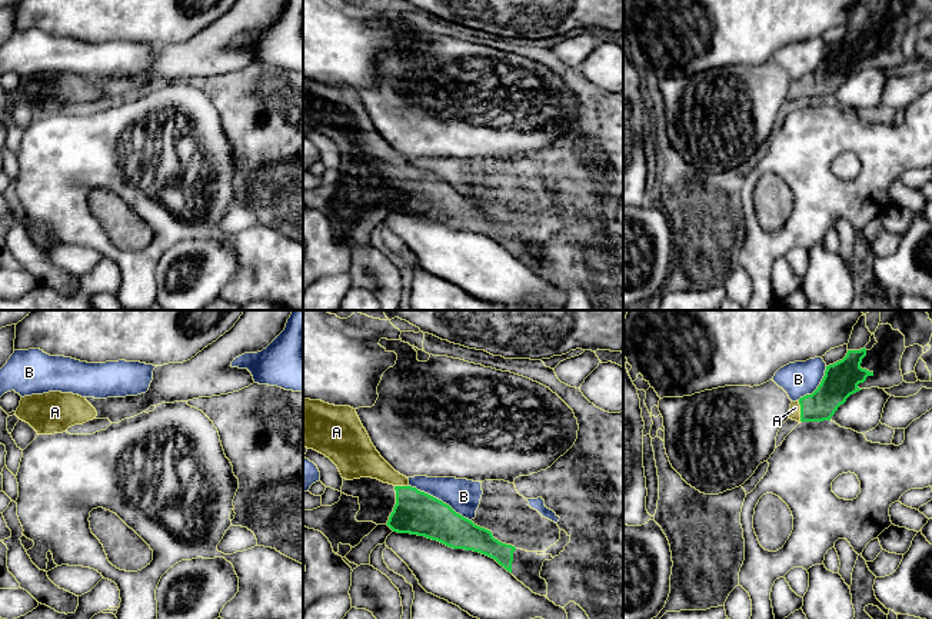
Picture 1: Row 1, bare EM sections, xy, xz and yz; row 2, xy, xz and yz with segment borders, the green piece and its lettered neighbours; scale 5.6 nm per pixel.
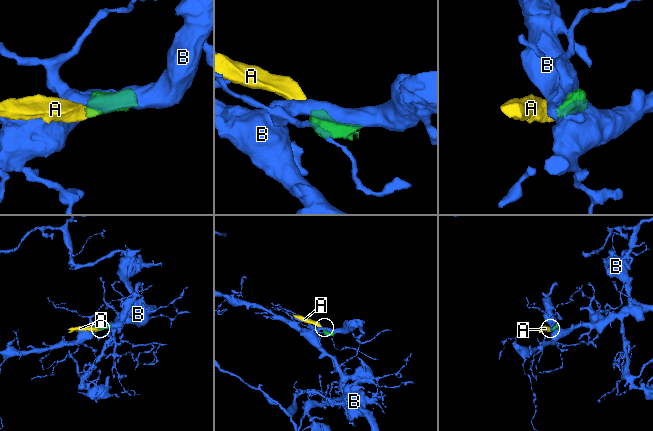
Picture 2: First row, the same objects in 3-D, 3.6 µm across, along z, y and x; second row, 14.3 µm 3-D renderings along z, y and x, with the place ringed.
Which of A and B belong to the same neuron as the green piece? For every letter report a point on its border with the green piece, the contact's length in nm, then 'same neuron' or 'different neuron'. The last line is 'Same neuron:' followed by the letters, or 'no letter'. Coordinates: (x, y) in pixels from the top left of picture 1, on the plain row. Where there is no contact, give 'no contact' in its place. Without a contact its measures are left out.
A: meets green in yz at (801, 92); contact 110 nm long; same neuron
B: meets green in xz at (438, 179); contact 420 nm long; different neuron
Same neuron: A

